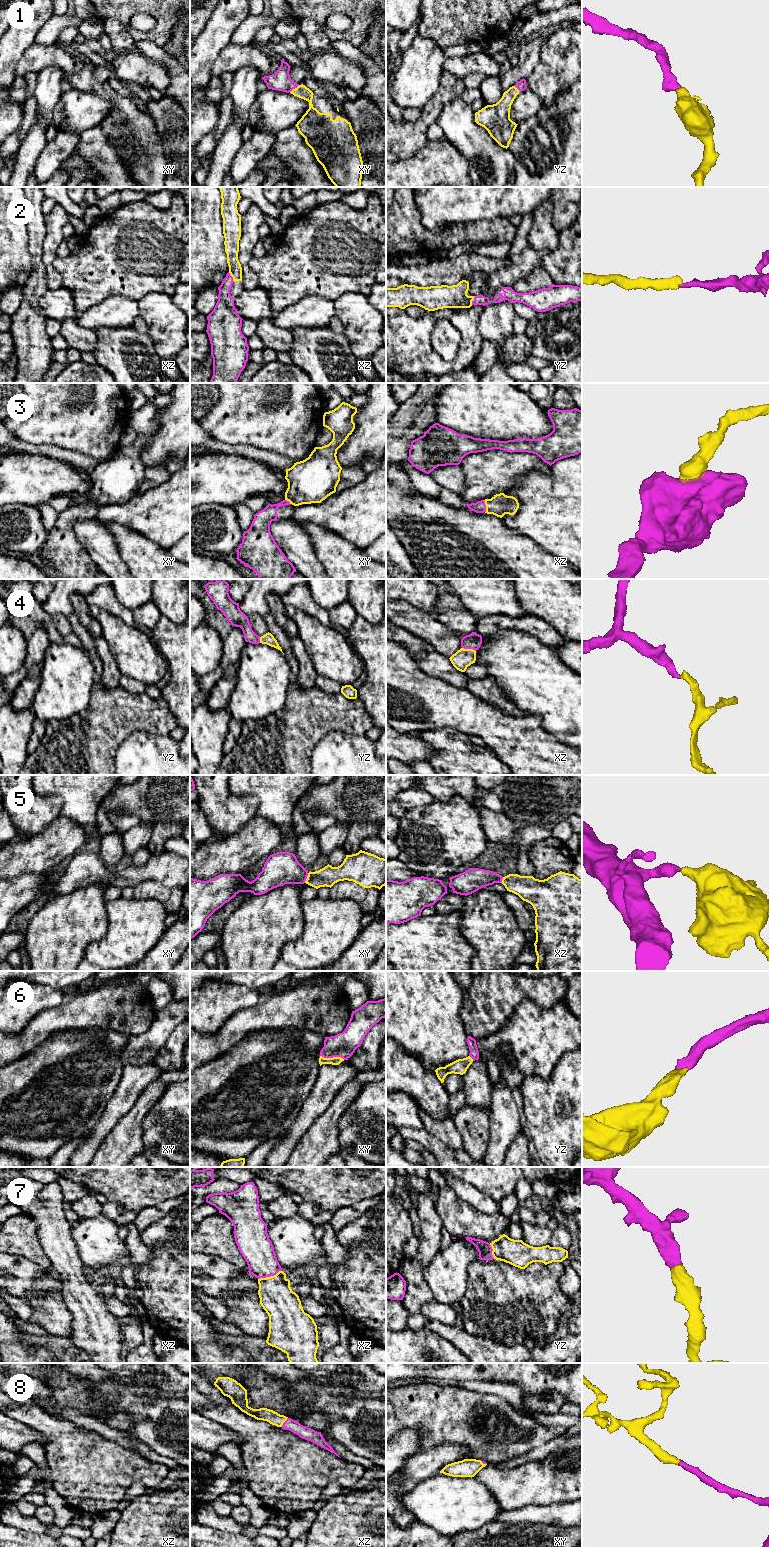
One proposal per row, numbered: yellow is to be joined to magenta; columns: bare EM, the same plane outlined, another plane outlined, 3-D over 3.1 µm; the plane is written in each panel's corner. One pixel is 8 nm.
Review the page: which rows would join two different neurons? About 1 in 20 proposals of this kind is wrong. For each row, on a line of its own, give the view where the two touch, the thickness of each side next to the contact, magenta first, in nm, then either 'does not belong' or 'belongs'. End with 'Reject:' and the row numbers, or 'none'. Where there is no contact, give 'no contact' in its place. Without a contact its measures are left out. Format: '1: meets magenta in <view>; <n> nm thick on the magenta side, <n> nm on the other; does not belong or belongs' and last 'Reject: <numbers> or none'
1: meets magenta in xy; 160 nm thick on the magenta side, 100 nm on the other; belongs
2: meets magenta in xz; 150 nm thick on the magenta side, 110 nm on the other; belongs
3: meets magenta in xz; 100 nm thick on the magenta side, 170 nm on the other; belongs
4: meets magenta in xz; 130 nm thick on the magenta side, 150 nm on the other; belongs
5: meets magenta in xy; 260 nm thick on the magenta side, 160 nm on the other; belongs
6: meets magenta in xy; 200 nm thick on the magenta side, 60 nm on the other; belongs
7: meets magenta in xz; 260 nm thick on the magenta side, 280 nm on the other; belongs
8: meets magenta in xz; 100 nm thick on the magenta side, 100 nm on the other; belongs
Reject: none

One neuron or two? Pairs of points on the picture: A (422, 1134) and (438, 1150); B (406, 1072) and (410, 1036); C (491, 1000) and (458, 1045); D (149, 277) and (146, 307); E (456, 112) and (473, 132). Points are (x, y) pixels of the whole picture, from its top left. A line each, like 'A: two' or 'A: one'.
A: one
B: two
C: two
D: two
E: one

